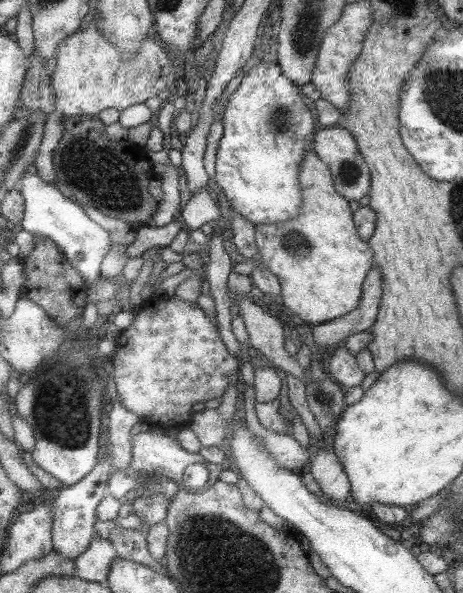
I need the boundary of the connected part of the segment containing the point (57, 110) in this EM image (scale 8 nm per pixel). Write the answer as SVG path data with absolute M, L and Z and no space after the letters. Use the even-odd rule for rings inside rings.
M95 16L85 28L70 34L60 43L54 55L54 70L51 75L51 91L54 95L54 112L47 116L40 146L36 152L36 160L32 162L31 169L46 184L56 187L53 183L55 170L51 162L51 154L57 146L63 125L61 119L75 118L81 114L97 115L101 110L113 108L121 113L133 104L143 103L143 100L156 96L161 88L171 87L174 84L173 66L167 60L163 48L155 42L155 32L140 43L139 53L132 60L122 62L120 52L116 46L101 35L100 28L95 25Z

